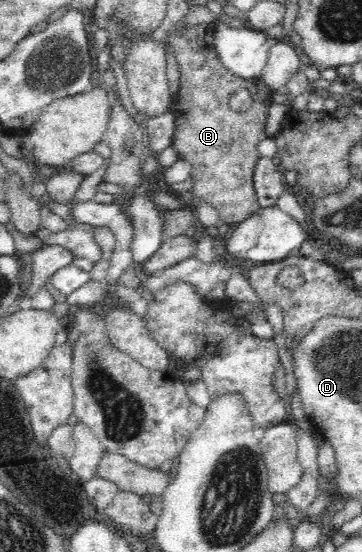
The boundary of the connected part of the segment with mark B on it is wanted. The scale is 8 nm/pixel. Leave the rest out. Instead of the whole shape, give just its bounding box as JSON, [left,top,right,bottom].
[166,25,273,225]

